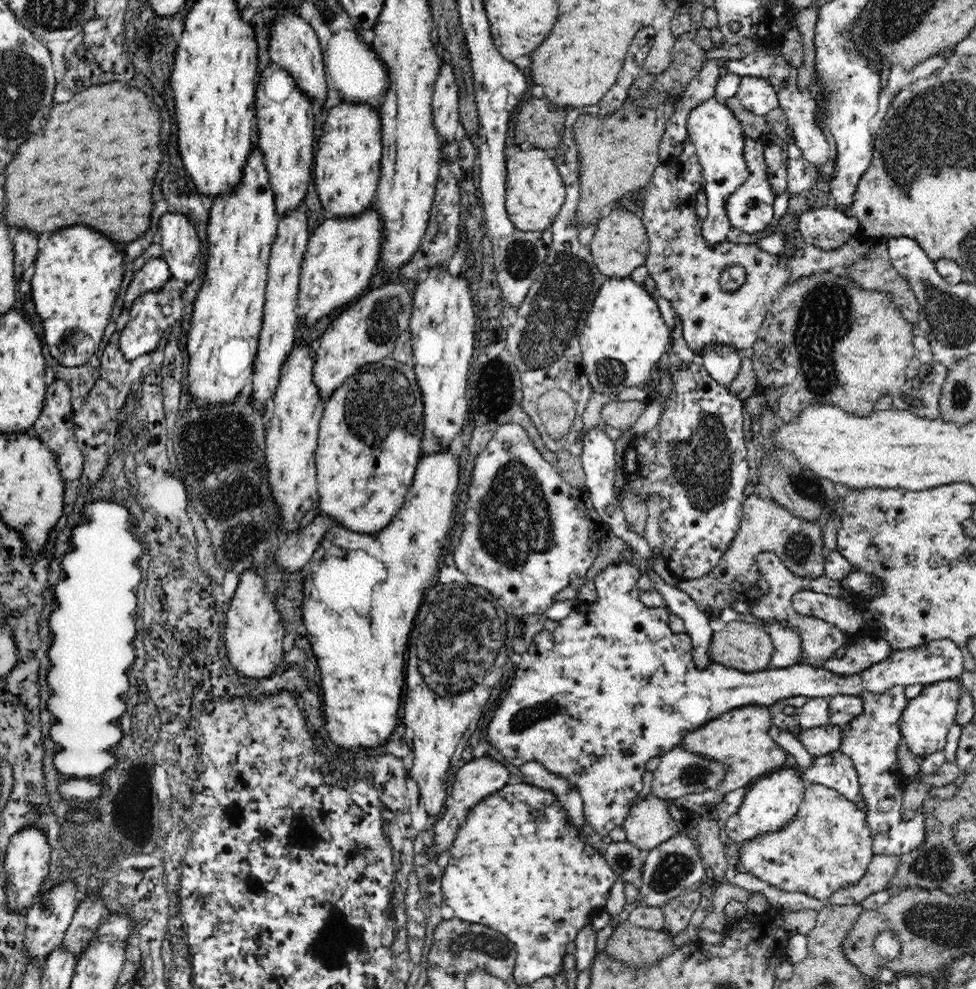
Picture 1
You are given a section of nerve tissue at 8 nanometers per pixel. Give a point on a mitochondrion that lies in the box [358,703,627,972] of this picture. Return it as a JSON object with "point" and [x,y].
{"point":[475,943]}

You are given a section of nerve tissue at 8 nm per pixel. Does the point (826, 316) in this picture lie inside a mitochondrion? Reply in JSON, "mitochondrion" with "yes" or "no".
{"mitochondrion":"yes"}

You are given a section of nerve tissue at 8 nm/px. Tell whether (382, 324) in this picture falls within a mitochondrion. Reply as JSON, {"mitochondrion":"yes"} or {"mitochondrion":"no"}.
{"mitochondrion":"yes"}

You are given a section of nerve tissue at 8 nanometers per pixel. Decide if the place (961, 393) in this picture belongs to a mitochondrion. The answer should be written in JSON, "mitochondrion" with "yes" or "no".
{"mitochondrion":"yes"}

